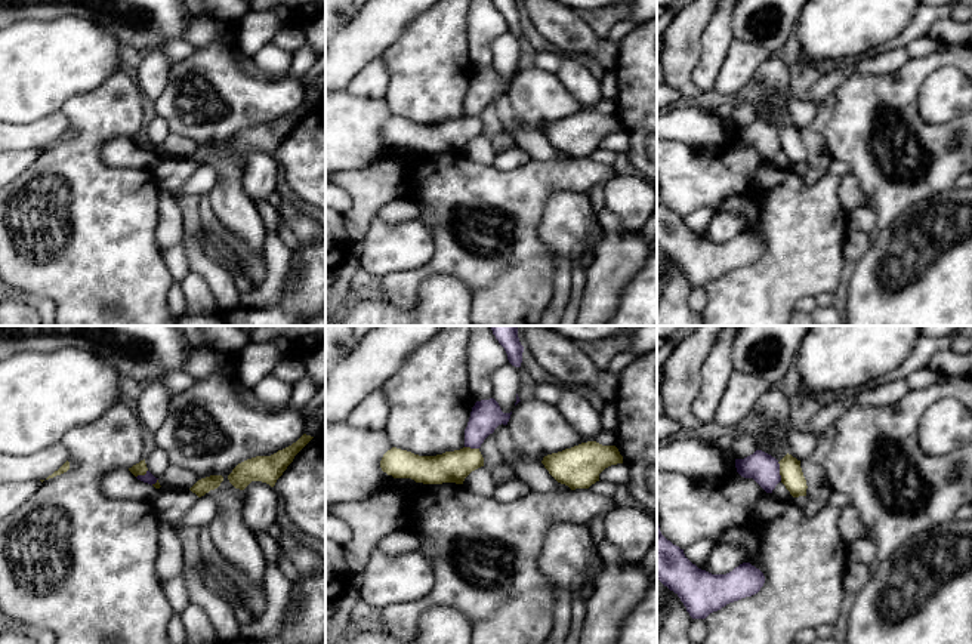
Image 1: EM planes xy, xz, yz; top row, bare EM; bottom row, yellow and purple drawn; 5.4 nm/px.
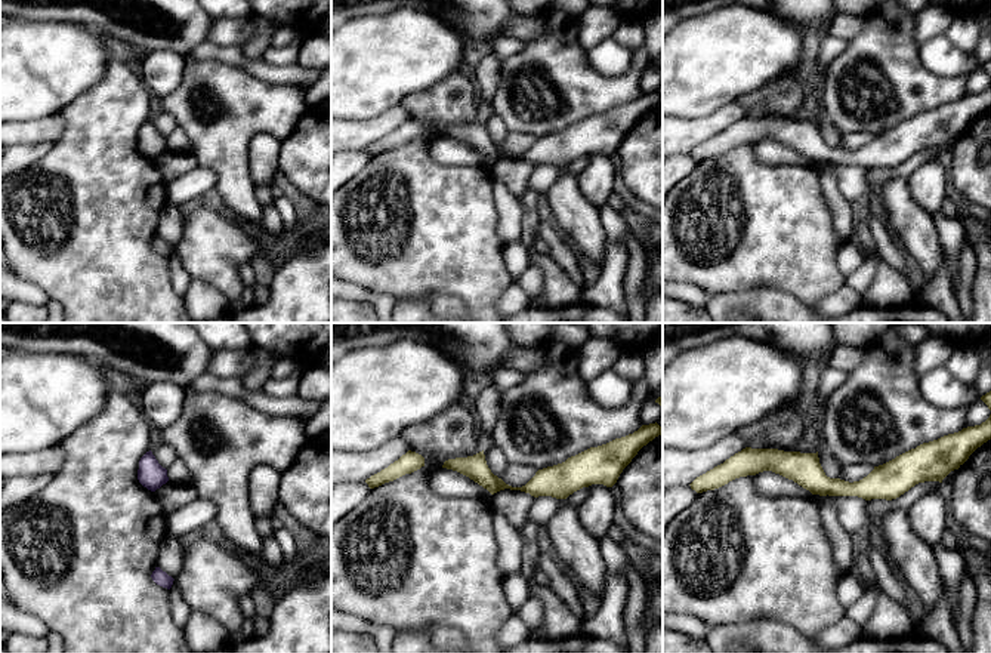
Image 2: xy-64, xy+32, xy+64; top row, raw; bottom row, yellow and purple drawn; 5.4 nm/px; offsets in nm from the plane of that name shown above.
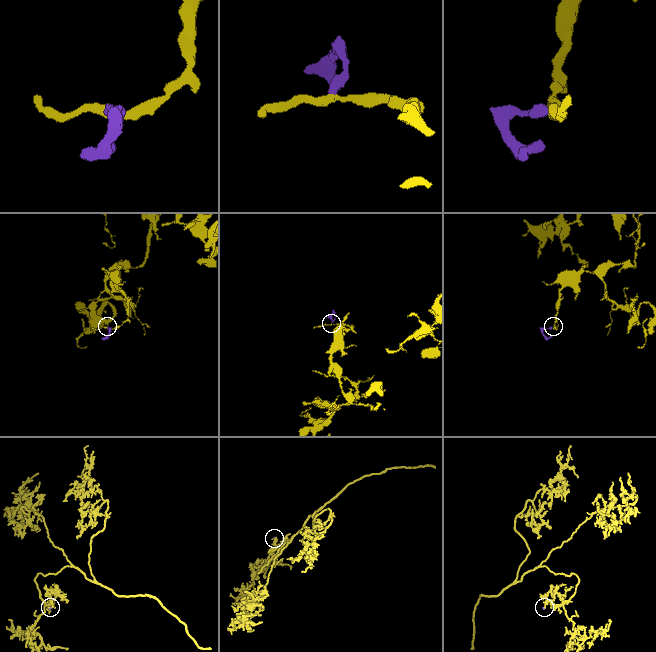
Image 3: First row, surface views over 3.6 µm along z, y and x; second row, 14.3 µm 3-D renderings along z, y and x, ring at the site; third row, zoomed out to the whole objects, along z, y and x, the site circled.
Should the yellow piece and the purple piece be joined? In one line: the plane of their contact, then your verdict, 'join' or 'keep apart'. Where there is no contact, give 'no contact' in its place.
yz | keep apart

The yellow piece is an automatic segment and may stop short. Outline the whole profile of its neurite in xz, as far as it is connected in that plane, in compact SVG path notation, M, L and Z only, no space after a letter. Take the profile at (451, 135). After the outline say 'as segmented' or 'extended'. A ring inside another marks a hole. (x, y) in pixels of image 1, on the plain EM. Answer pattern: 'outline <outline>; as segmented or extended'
outline M392 115L380 129L380 136L388 144L394 147L411 147L423 152L463 152L465 147L481 135L484 135L484 126L479 117L470 115L436 124L419 124Z; as segmented

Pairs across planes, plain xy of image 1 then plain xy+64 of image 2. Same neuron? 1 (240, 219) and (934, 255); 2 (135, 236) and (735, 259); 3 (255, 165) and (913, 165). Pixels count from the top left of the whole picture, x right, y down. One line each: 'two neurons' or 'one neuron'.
1: one neuron
2: one neuron
3: two neurons

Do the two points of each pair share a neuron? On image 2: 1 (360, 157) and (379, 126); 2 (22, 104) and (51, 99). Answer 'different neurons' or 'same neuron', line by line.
1: different neurons
2: same neuron

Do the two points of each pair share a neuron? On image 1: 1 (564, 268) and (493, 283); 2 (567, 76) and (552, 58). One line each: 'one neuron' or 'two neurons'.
1: two neurons
2: two neurons

